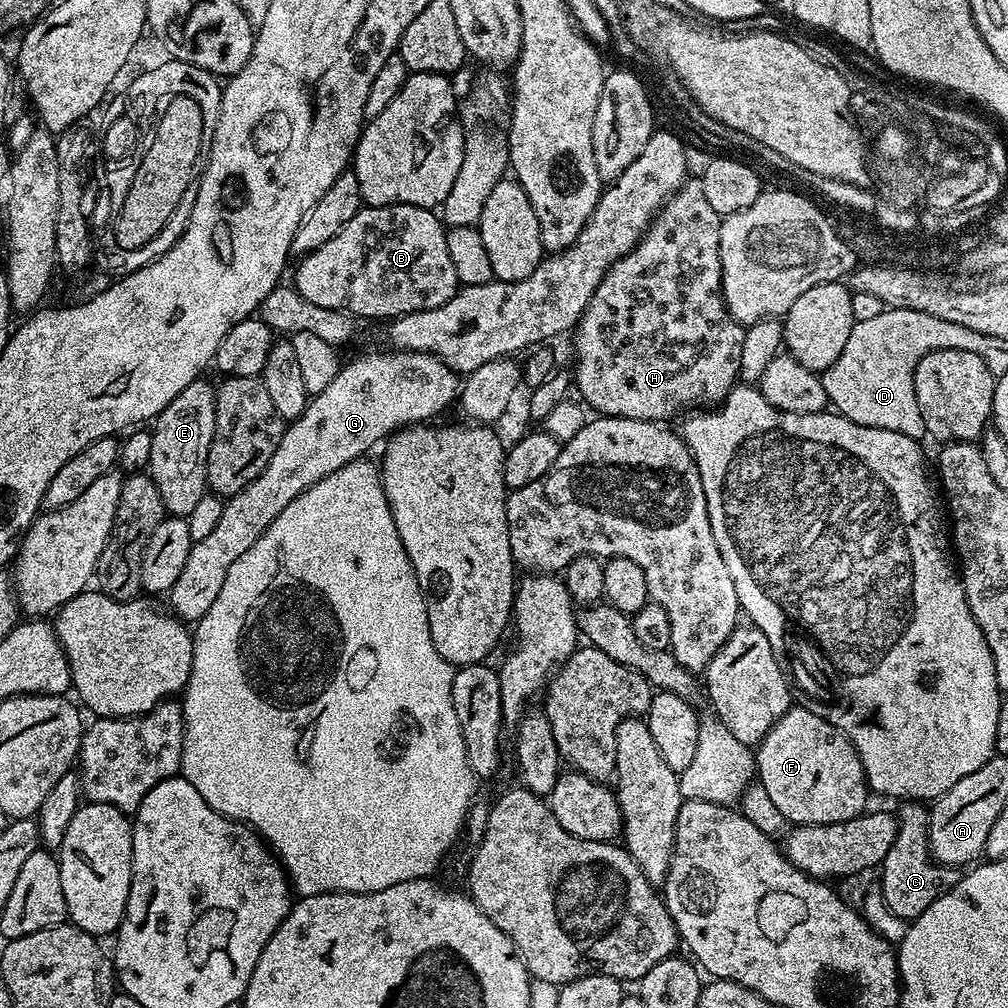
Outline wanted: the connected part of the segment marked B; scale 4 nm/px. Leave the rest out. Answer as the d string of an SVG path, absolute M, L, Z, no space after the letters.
M387 204L381 208L361 207L360 212L354 214L354 218L350 218L350 222L346 222L346 226L342 226L342 230L338 230L338 234L334 234L334 238L330 238L330 242L326 242L326 246L318 246L318 250L299 257L297 264L300 265L296 268L294 287L298 294L302 294L302 298L306 298L306 302L314 302L314 306L340 308L344 312L351 312L353 316L361 318L367 318L367 316L395 318L411 312L437 308L450 302L450 298L454 298L454 294L461 287L458 274L454 274L454 262L450 259L450 249L446 246L446 225L443 219L433 209L420 208L416 204Z

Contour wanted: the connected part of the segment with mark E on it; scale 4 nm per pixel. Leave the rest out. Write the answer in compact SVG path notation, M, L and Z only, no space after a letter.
M201 378L190 382L190 386L160 412L151 429L150 462L146 472L158 486L165 513L174 516L187 518L198 498L206 495L208 447L216 431L216 389L206 381Z

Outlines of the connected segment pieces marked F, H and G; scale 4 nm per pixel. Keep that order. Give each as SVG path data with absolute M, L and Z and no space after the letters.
M793 706L767 732L755 749L756 776L758 784L764 787L768 800L785 816L789 825L798 824L841 824L863 816L869 807L870 789L868 779L864 777L864 767L856 747L845 738L839 728L828 720L822 719L810 710Z
M688 178L679 190L672 195L656 213L652 223L644 230L644 237L636 243L632 251L627 252L598 282L598 290L590 298L586 310L576 323L576 368L574 367L574 388L582 396L581 401L597 415L628 417L631 420L654 420L666 422L680 408L688 408L694 404L702 406L704 402L721 403L735 387L740 374L740 351L744 341L745 325L739 324L730 314L724 301L722 290L722 258L720 257L720 222L722 217L710 206L706 198L706 190L702 190L699 178Z
M387 350L388 352L372 352L369 356L360 356L343 365L340 373L326 386L326 390L315 393L309 399L306 410L296 420L291 421L285 427L282 438L270 458L266 462L266 470L254 478L238 494L227 497L224 500L222 519L210 530L207 538L195 541L190 550L190 558L186 558L186 566L182 566L182 574L178 582L174 582L170 593L171 611L175 612L185 622L201 620L210 610L214 598L218 598L218 590L222 590L222 582L226 582L226 570L258 542L261 534L268 529L270 522L298 498L314 482L334 474L342 466L346 466L351 460L361 459L368 451L381 442L387 441L395 431L405 427L414 426L419 422L428 422L431 416L436 416L448 403L457 399L462 387L462 380L457 373L453 372L446 362L442 362L431 352L405 352L403 350Z

